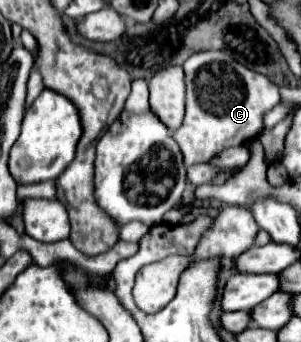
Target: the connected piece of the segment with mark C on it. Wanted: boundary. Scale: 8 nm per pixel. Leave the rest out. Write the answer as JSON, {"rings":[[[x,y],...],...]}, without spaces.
{"rings":[[[206,50],[206,52],[192,54],[184,62],[184,74],[186,74],[186,118],[184,124],[174,132],[174,140],[178,142],[184,154],[186,166],[208,162],[210,156],[216,156],[226,148],[248,144],[252,138],[256,138],[262,132],[264,112],[268,112],[280,102],[280,90],[274,82],[270,82],[266,76],[258,72],[248,70],[244,64],[238,64],[224,50]]]}

